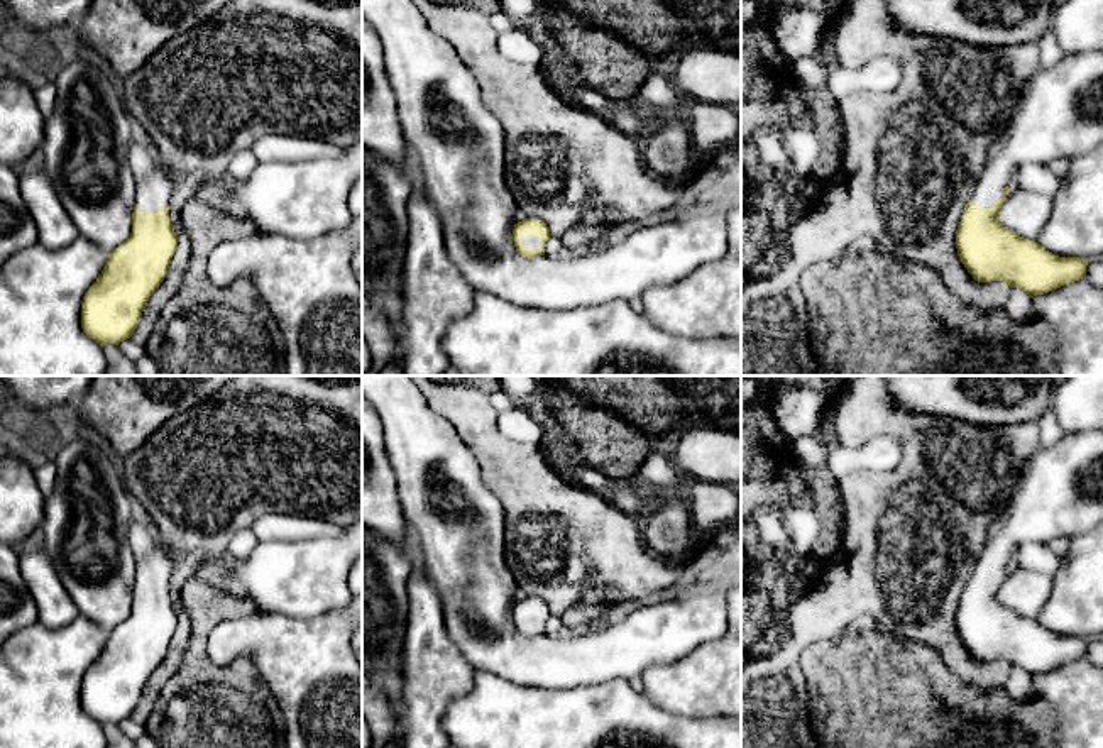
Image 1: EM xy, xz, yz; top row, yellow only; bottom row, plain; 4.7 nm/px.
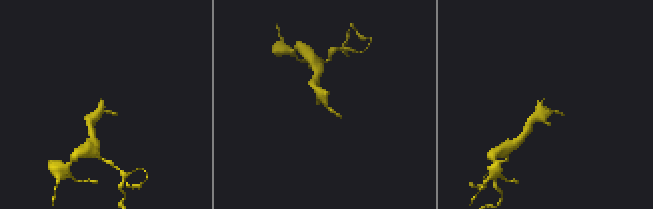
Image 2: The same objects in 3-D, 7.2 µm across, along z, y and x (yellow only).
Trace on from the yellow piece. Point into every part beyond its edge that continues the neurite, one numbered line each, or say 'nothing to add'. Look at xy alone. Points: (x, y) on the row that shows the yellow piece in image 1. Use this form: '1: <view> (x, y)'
1: xy (153, 192)

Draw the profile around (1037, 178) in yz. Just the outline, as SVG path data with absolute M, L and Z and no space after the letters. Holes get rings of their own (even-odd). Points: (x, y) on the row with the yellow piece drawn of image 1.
M1023 164L1013 176L1013 186L1054 198L1062 184L1062 178L1045 164Z

